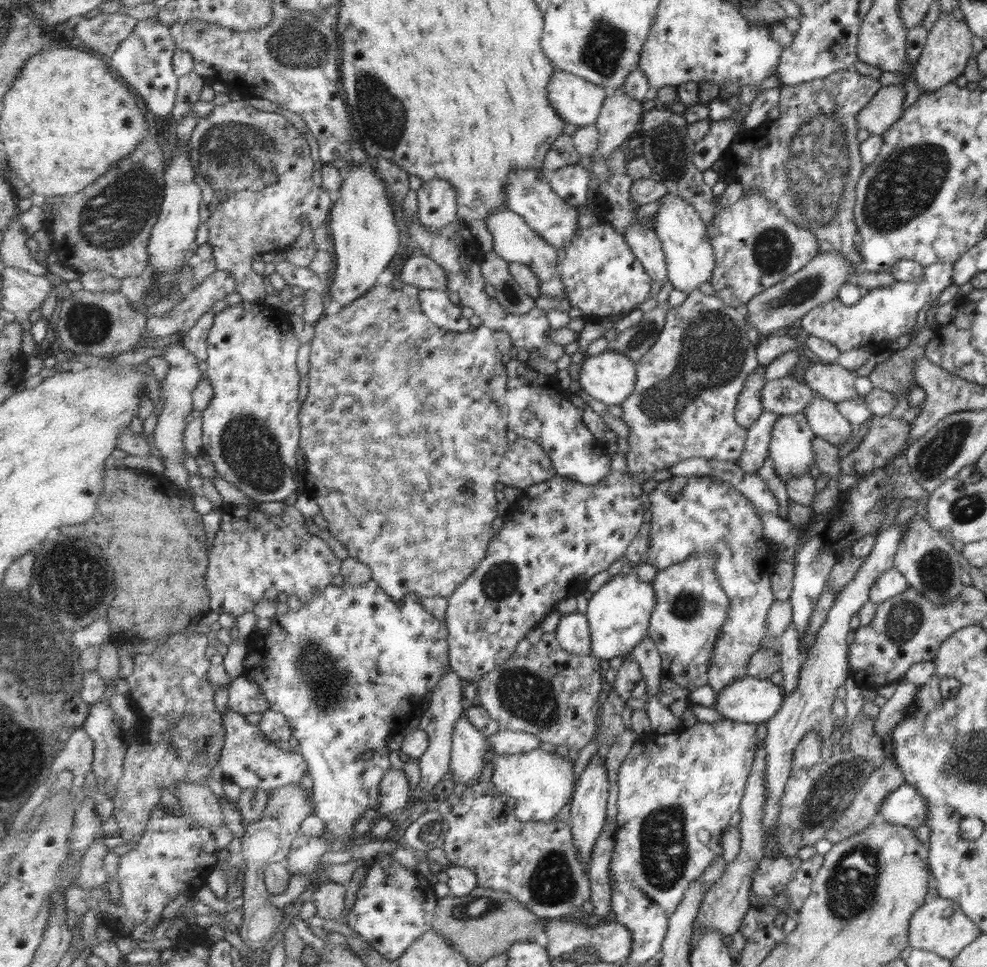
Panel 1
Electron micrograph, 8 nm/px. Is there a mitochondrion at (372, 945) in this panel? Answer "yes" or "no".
no

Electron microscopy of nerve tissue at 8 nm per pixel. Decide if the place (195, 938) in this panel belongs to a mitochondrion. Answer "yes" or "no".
no

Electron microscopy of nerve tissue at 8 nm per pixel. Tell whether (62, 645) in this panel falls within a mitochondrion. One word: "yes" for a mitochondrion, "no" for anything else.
yes

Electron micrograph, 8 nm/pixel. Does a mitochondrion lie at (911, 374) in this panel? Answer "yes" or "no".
no

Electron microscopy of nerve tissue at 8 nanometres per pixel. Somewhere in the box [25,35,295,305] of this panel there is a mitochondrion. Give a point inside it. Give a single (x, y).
(113, 217)

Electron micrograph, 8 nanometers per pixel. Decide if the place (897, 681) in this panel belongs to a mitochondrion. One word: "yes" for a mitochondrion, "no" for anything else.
no

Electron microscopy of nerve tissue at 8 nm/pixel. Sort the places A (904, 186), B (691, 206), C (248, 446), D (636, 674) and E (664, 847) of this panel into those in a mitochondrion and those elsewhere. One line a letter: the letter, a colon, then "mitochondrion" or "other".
A: mitochondrion
B: other
C: mitochondrion
D: other
E: mitochondrion

